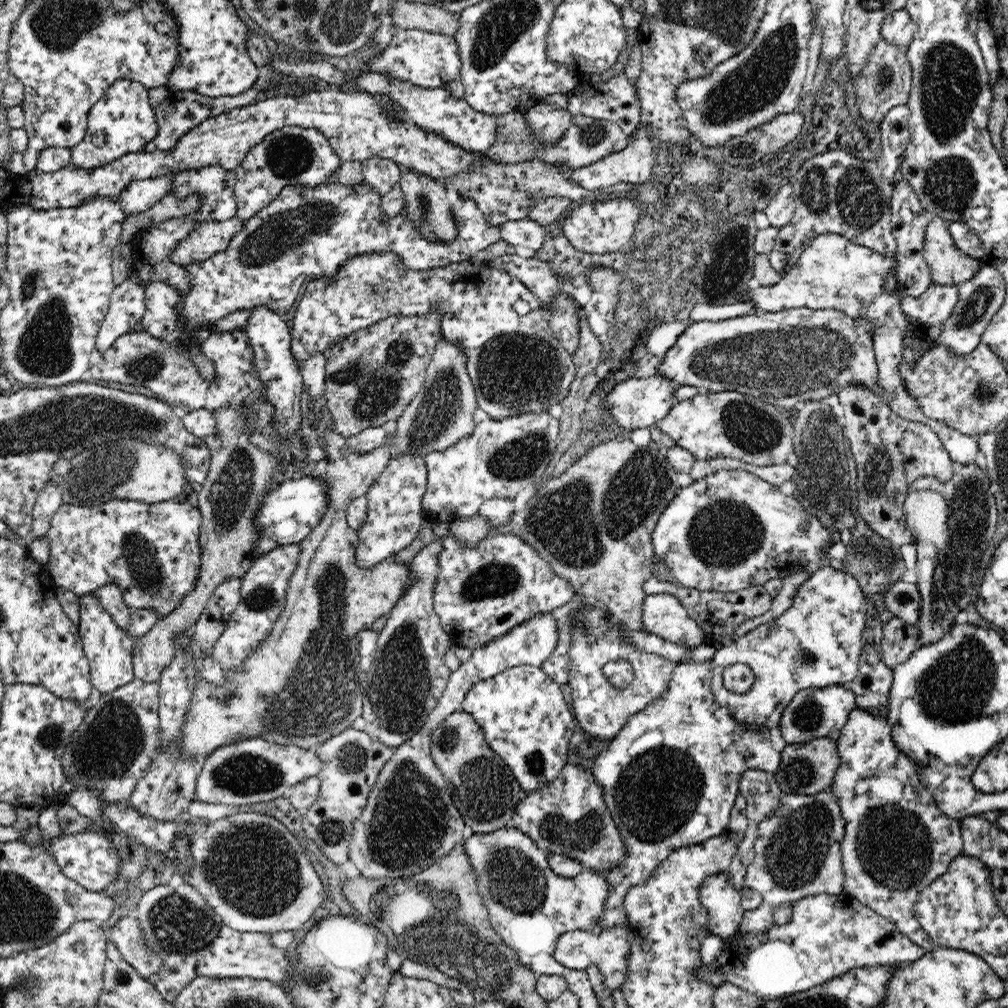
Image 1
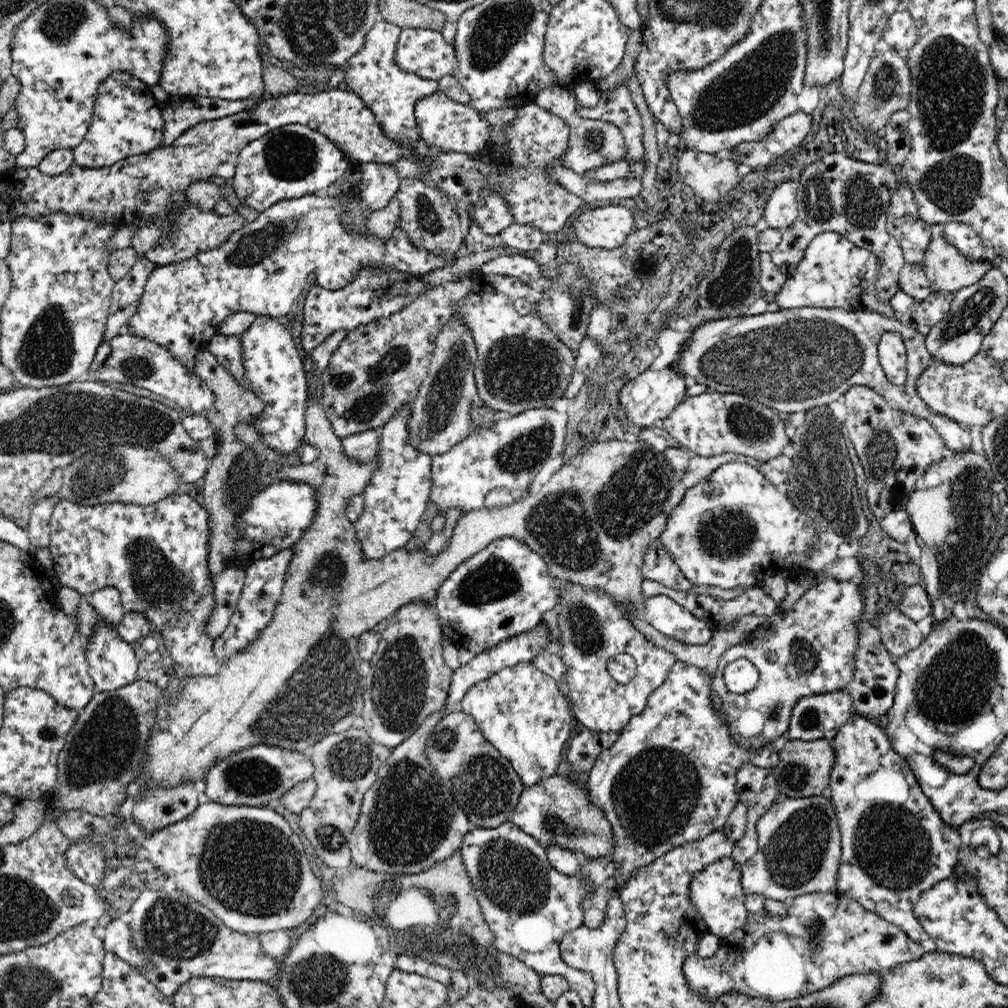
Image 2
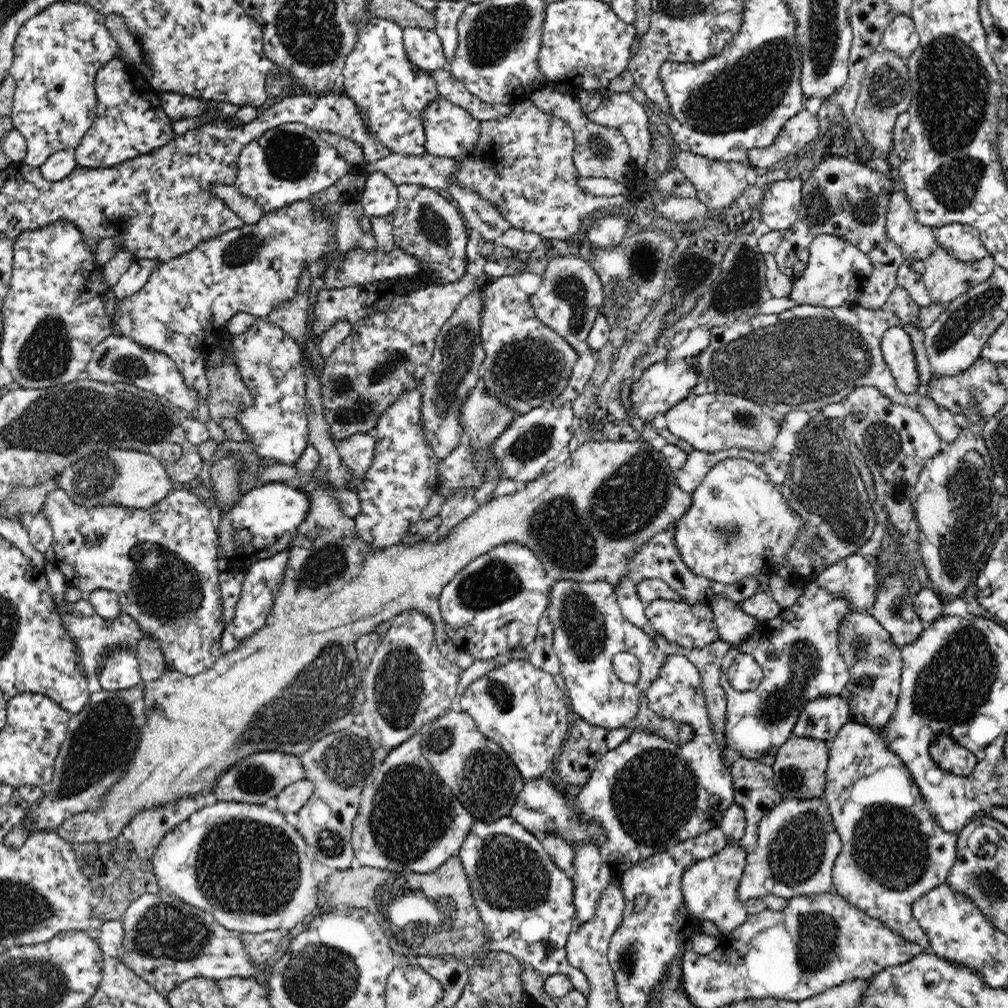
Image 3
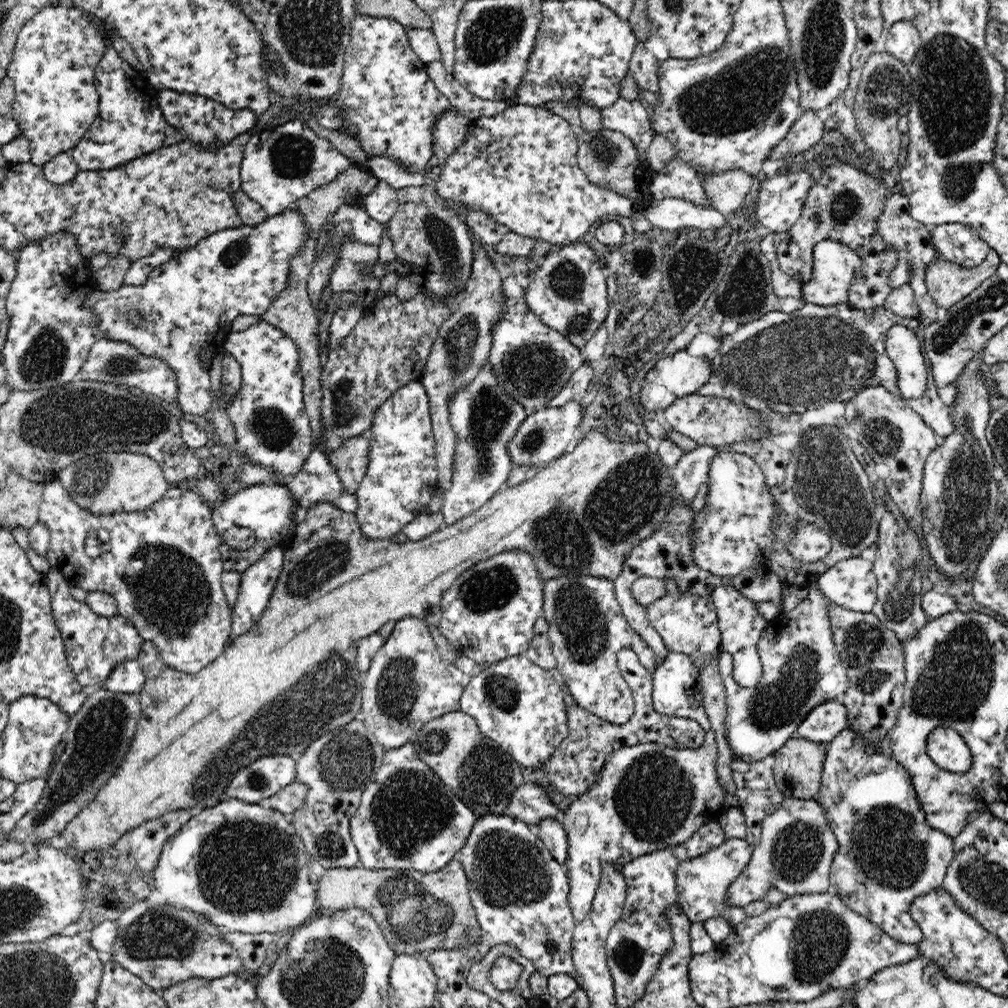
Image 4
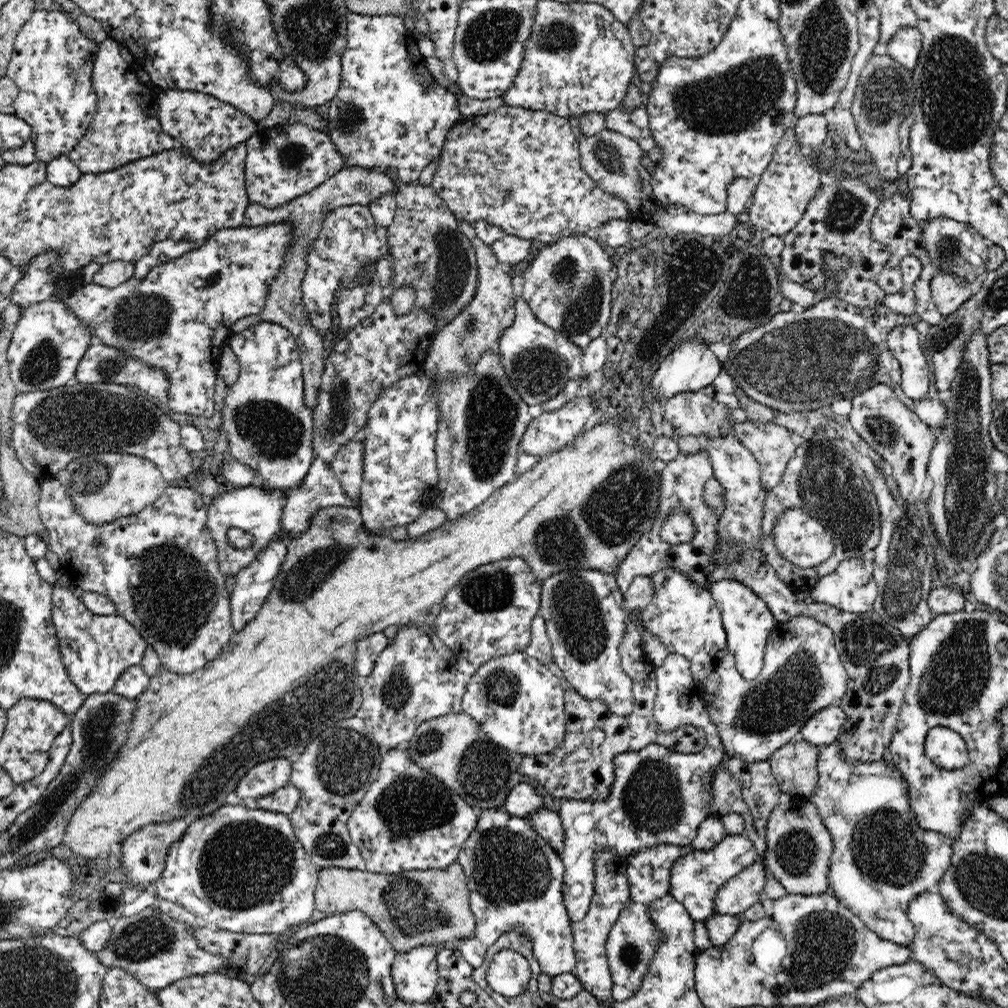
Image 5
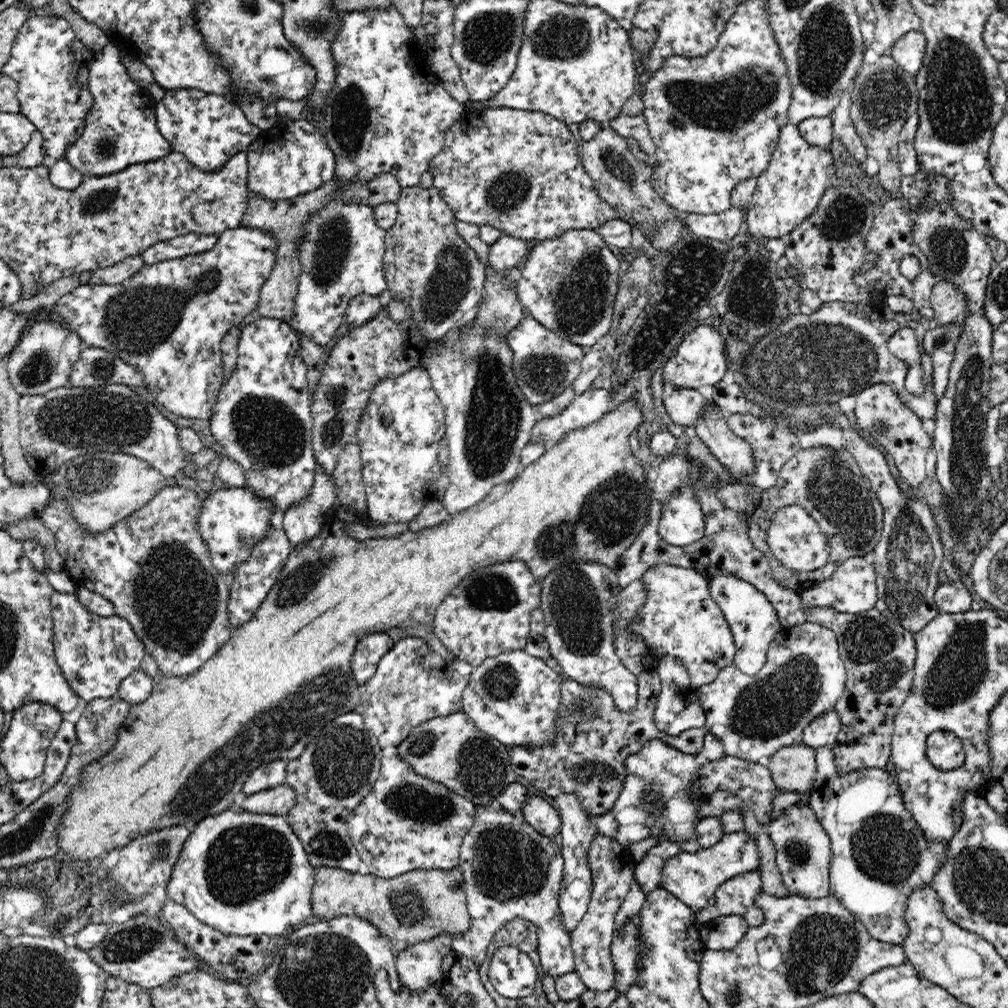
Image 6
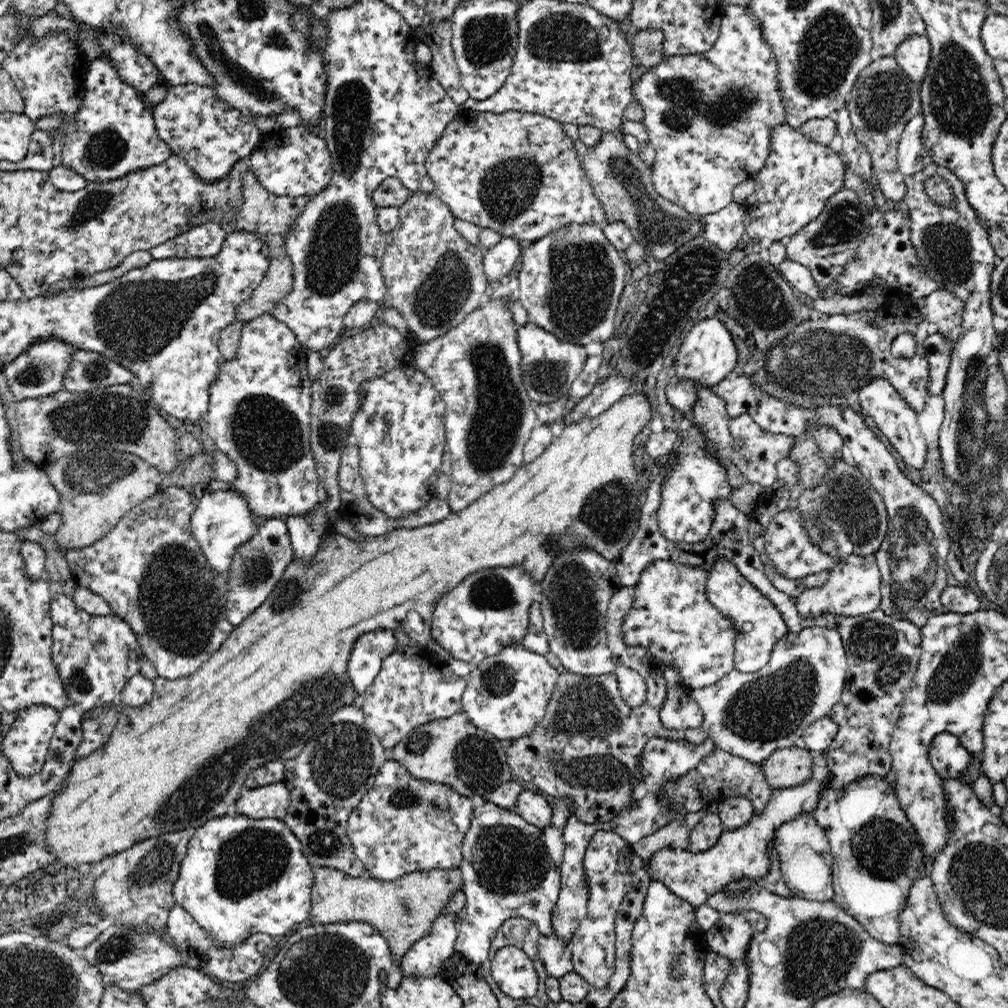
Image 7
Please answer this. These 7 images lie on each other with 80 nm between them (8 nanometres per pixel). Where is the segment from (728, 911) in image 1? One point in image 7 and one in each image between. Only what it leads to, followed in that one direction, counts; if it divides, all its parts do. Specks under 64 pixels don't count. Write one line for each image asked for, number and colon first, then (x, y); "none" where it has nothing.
2: (717, 893)
3: (710, 888)
4: (703, 883)
5: (696, 879)
6: (694, 878)
7: (739, 853)

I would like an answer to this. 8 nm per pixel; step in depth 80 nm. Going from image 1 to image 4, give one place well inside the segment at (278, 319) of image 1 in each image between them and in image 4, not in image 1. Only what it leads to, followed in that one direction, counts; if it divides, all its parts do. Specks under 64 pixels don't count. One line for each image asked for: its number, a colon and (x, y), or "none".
2: (272, 362)
3: (270, 361)
4: (272, 428)

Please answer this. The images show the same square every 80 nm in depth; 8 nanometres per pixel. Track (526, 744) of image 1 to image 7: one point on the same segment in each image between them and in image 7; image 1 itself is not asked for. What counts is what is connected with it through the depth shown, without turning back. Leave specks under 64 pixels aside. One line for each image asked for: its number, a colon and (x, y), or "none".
2: (521, 711)
3: (518, 706)
4: (516, 703)
5: (519, 703)
6: (514, 698)
7: (507, 695)

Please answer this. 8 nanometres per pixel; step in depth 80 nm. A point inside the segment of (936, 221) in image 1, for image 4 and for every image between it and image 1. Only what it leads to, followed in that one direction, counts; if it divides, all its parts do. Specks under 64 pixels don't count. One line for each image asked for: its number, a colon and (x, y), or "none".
2: (947, 270)
3: (946, 277)
4: (947, 282)

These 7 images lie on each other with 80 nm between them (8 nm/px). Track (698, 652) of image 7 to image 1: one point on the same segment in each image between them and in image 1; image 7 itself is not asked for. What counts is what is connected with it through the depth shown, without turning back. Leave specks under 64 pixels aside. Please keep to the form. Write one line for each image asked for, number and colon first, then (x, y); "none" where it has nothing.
1: (663, 615)
2: (671, 619)
3: (692, 626)
4: (688, 624)
5: (684, 616)
6: (680, 618)

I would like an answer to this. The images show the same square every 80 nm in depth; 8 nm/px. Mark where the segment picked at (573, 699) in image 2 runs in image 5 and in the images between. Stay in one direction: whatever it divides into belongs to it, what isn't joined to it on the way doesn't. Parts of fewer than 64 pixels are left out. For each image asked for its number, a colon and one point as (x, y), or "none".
3: (589, 630)
4: (587, 629)
5: (583, 609)

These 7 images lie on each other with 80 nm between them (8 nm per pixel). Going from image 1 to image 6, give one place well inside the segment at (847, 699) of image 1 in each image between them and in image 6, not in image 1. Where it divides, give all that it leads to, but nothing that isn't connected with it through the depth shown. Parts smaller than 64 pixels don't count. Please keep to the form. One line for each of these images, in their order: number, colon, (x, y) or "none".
2: (819, 716)
3: (820, 718)
4: (822, 724)
5: (825, 725)
6: (822, 732)

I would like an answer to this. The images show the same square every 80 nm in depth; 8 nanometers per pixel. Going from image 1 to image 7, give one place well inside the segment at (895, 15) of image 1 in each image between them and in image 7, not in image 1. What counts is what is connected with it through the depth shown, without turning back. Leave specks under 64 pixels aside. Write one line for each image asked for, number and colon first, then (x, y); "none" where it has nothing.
2: (901, 33)
3: (900, 37)
4: (903, 41)
5: (905, 46)
6: (908, 49)
7: (913, 54)

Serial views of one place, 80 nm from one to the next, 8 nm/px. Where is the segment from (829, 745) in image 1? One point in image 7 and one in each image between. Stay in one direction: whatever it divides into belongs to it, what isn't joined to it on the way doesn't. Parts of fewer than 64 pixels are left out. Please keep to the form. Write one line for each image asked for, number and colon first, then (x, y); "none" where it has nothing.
2: (804, 768)
3: (799, 770)
4: (797, 772)
5: (794, 766)
6: (793, 768)
7: (790, 767)

